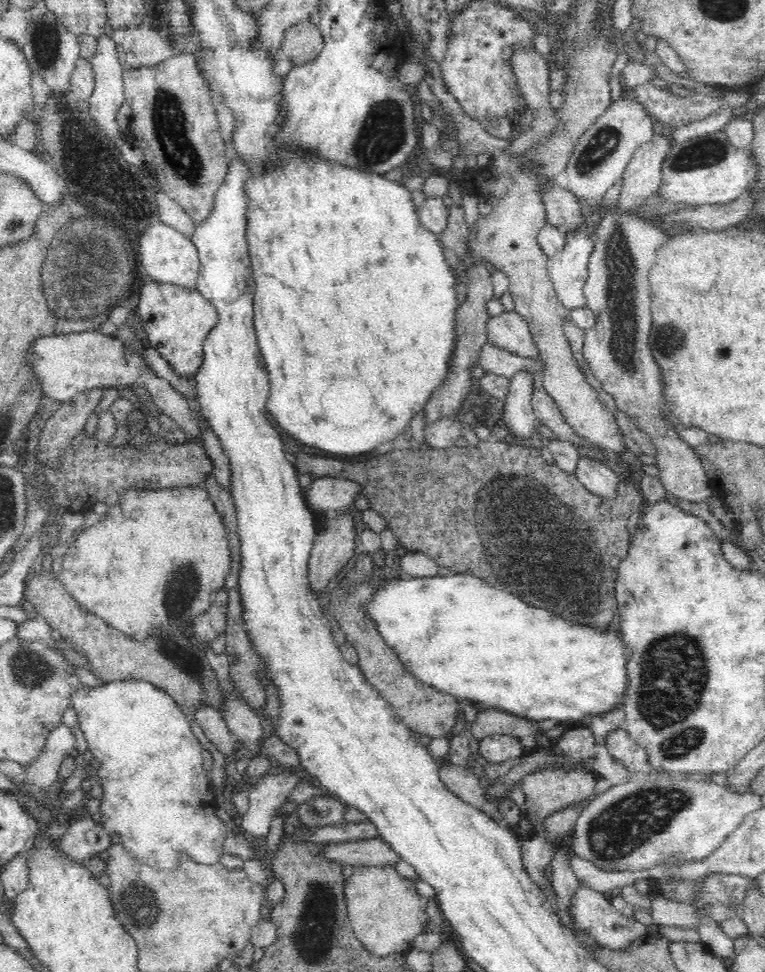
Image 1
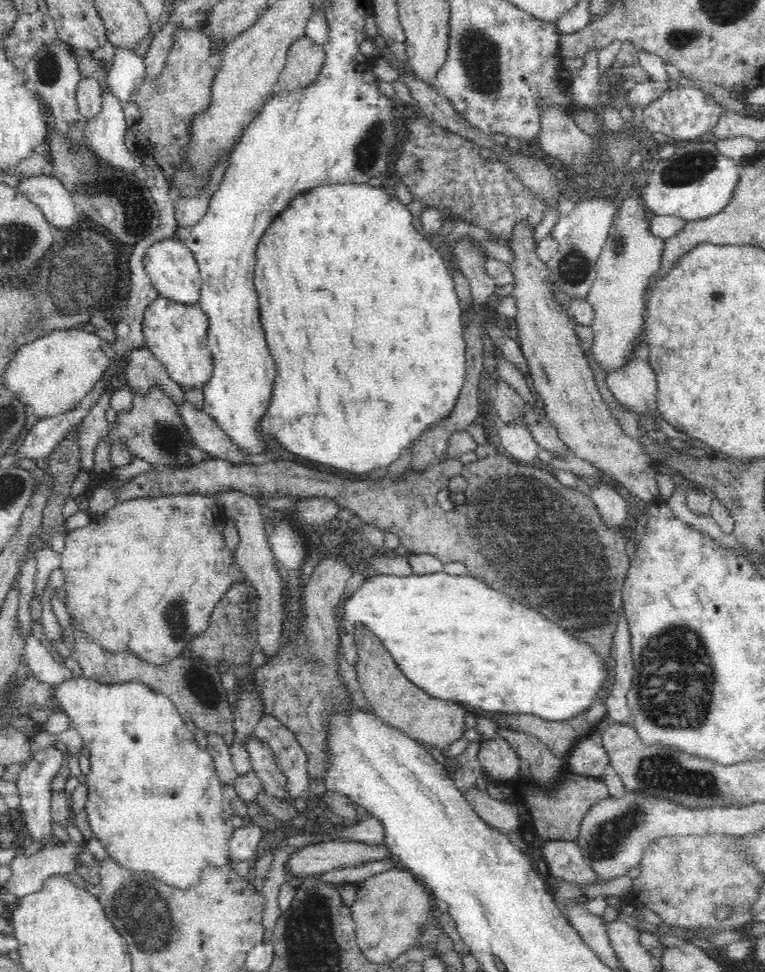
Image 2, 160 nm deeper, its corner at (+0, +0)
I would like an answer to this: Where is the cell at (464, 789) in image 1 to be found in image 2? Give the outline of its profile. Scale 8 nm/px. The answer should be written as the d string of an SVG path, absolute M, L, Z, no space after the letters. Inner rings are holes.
M476 788L466 793L465 799L492 829L513 839L520 834L522 821L515 801L499 801L490 797L486 791L482 792Z

